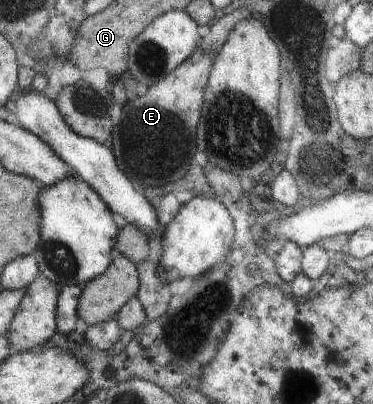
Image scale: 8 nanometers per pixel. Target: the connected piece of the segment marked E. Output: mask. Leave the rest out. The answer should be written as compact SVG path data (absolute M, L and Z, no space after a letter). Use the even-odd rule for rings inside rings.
M197 46L180 66L147 87L140 96L130 98L120 107L118 124L112 128L111 138L107 144L114 155L116 166L140 189L180 180L193 163L192 156L196 154L196 125L200 118L204 85L214 57L215 54L212 52L202 52Z

